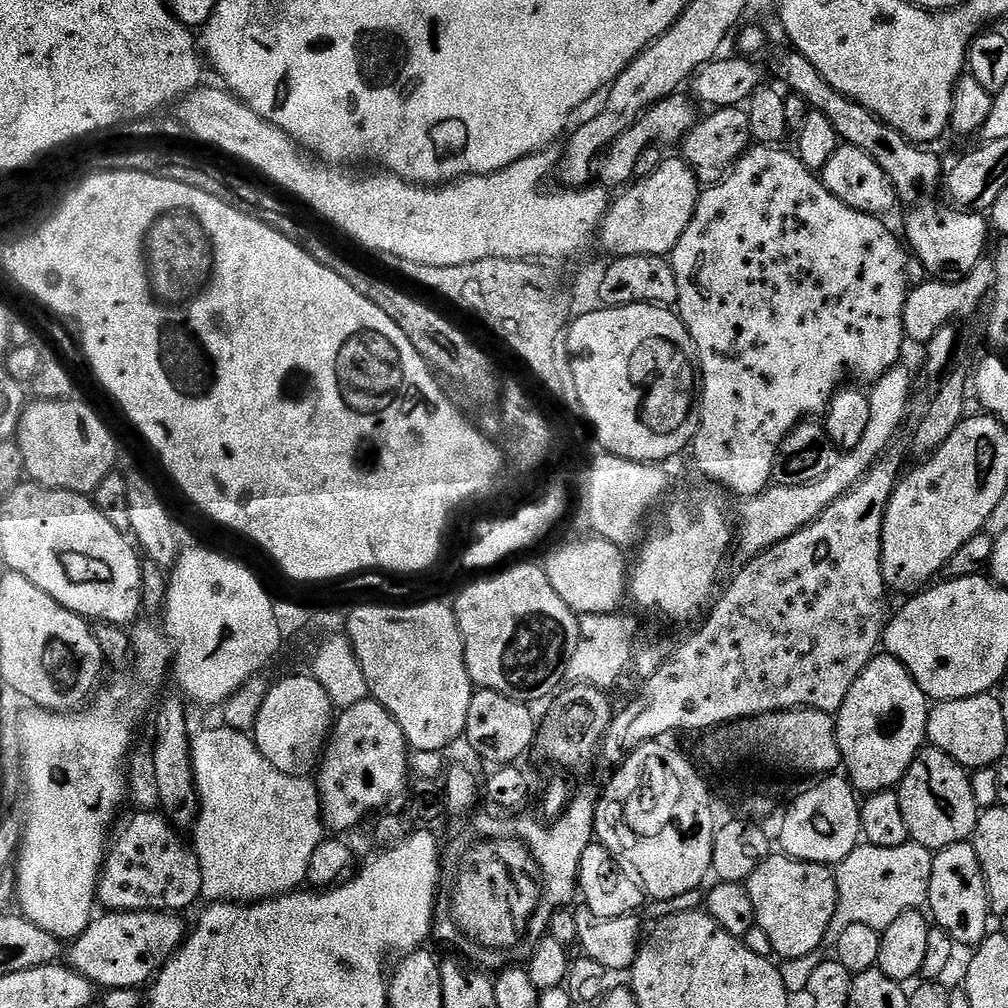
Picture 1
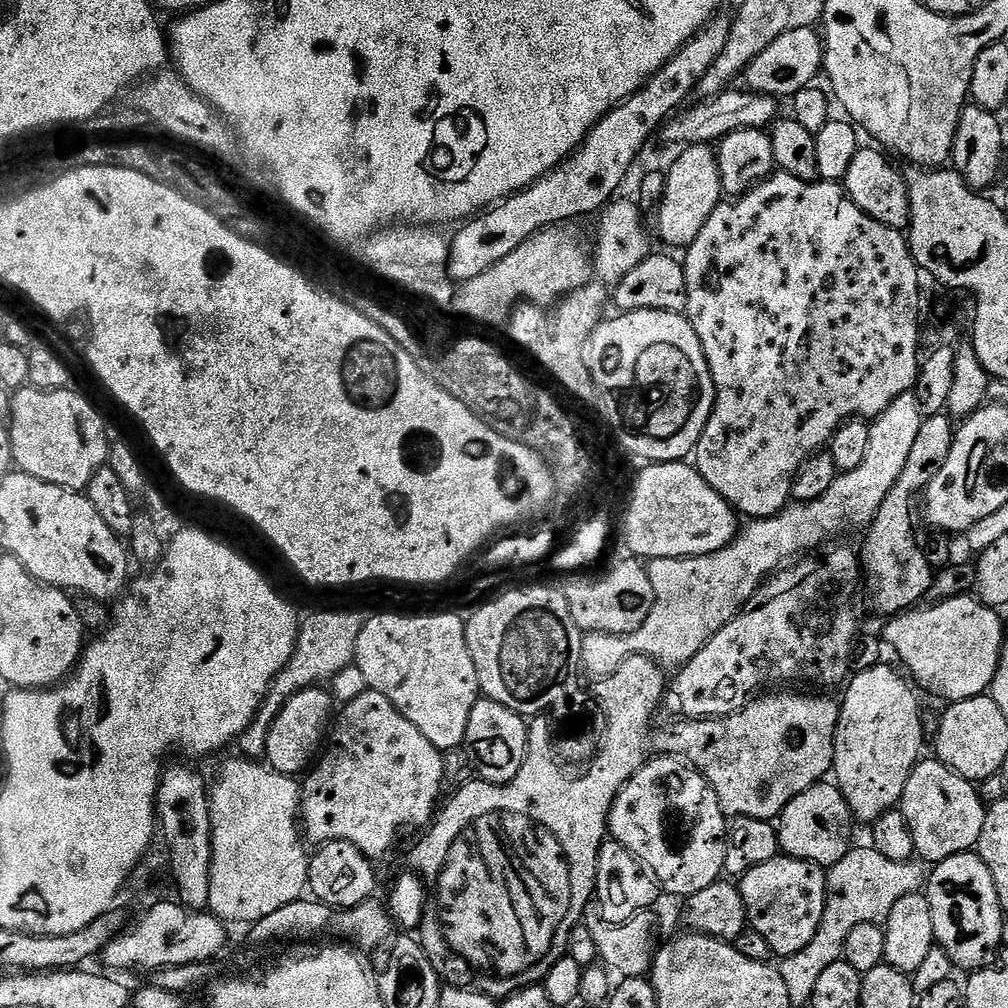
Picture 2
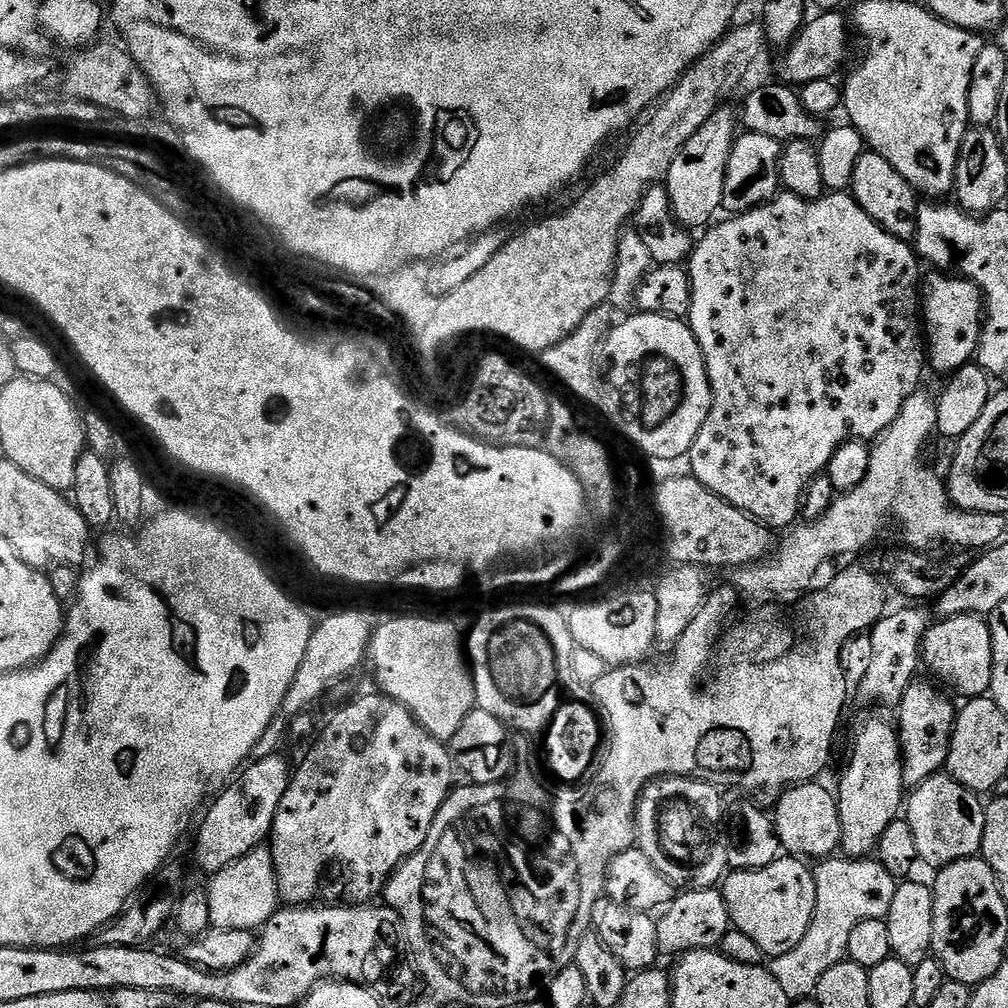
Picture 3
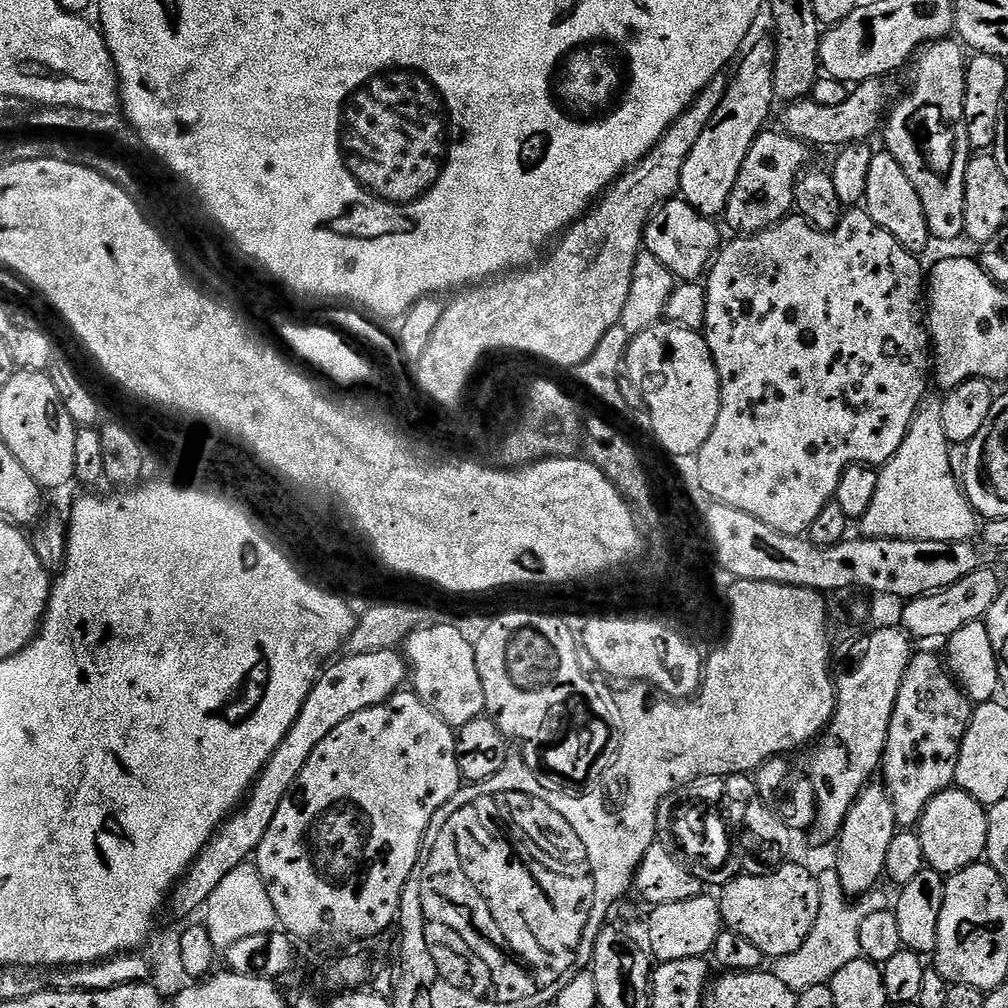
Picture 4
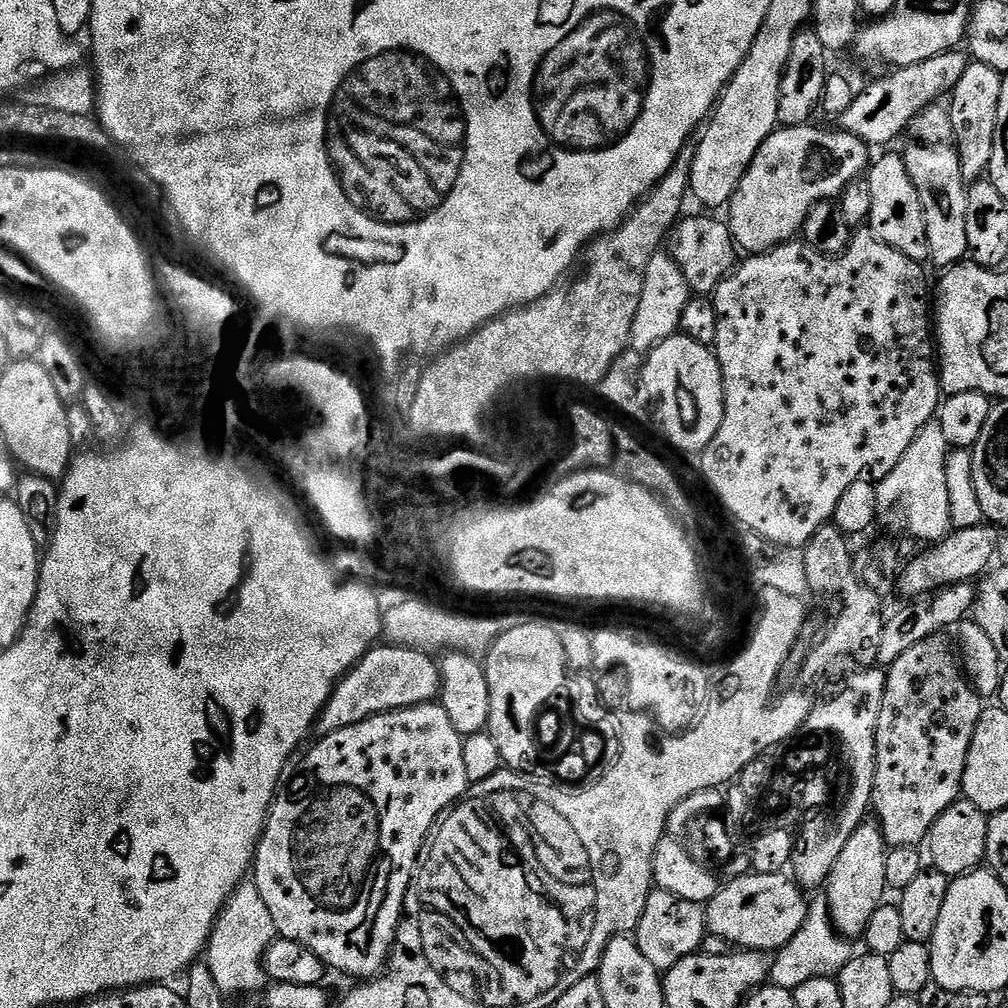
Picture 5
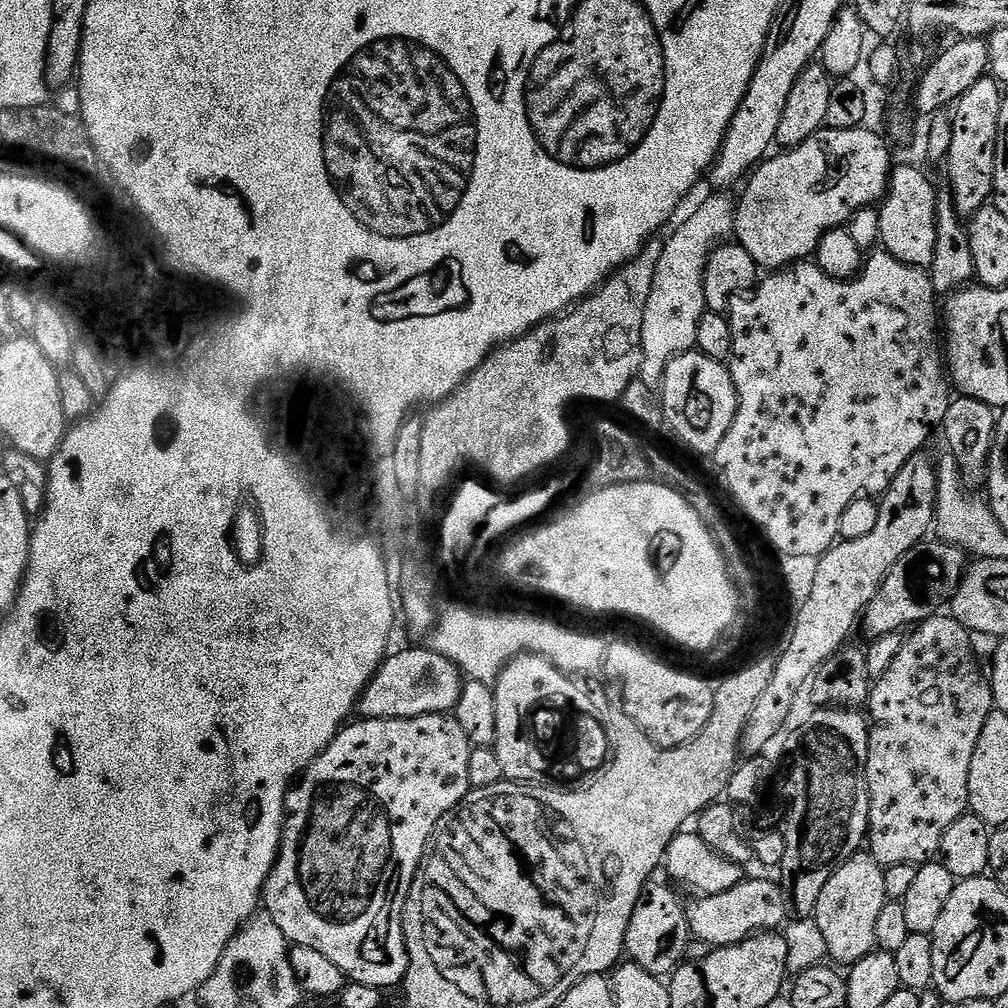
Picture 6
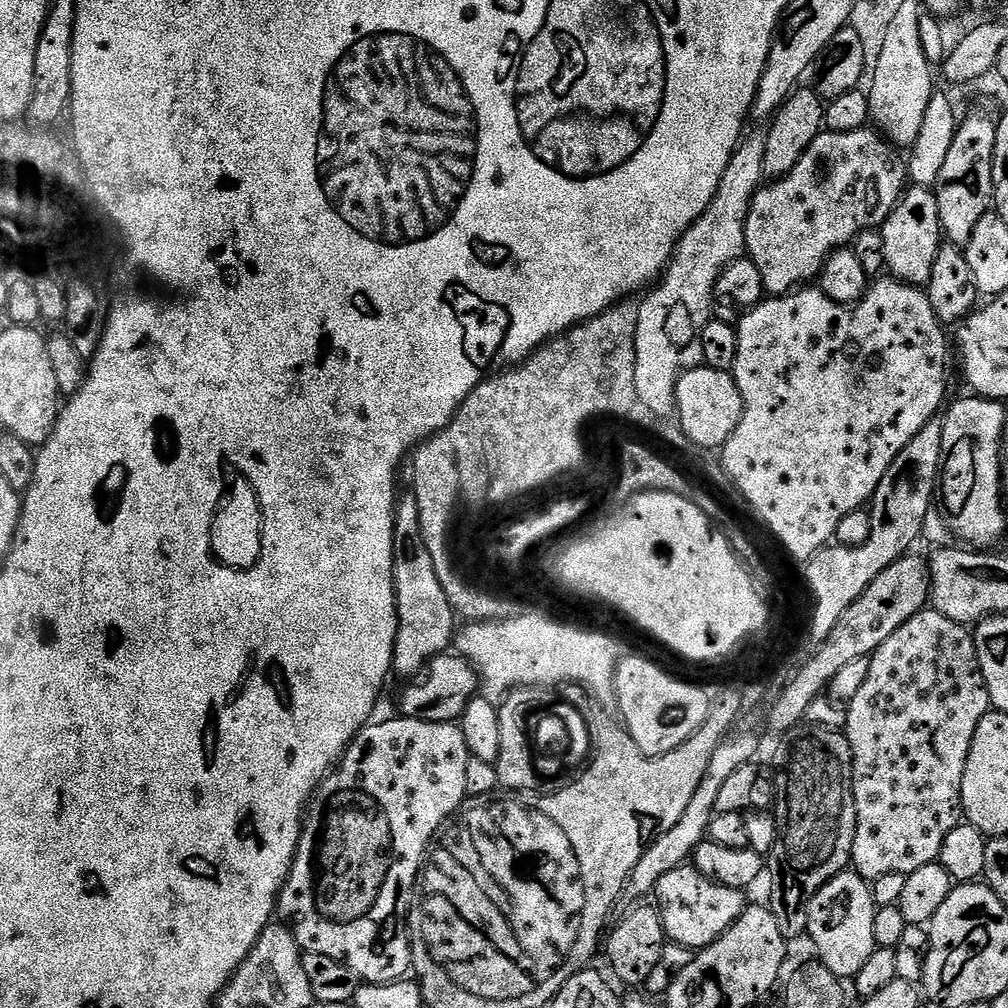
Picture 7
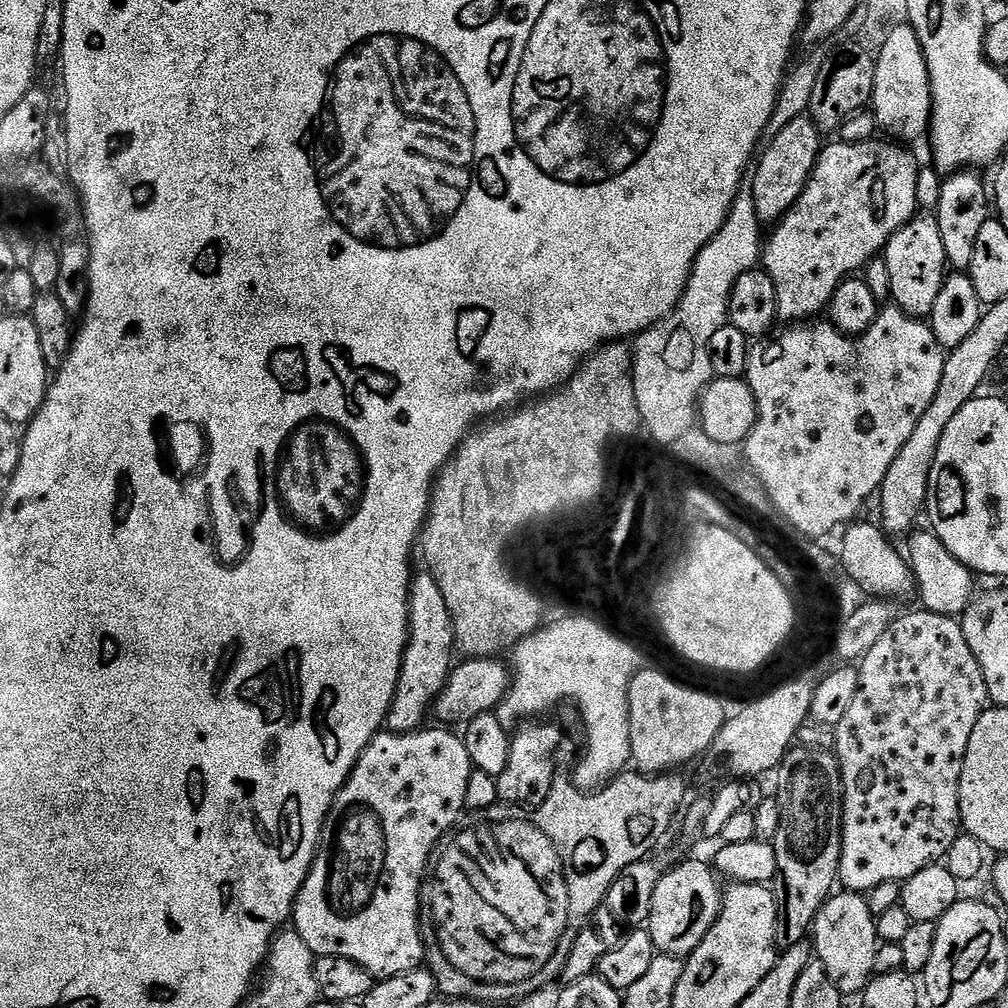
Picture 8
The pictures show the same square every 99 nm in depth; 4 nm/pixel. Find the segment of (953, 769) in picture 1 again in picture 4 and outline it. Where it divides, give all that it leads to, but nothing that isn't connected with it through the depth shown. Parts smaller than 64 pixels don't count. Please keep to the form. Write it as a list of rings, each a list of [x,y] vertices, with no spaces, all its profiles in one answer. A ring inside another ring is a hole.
[[[955,786],[939,792],[922,814],[918,835],[925,865],[938,873],[951,874],[979,864],[988,851],[988,814],[985,805]]]

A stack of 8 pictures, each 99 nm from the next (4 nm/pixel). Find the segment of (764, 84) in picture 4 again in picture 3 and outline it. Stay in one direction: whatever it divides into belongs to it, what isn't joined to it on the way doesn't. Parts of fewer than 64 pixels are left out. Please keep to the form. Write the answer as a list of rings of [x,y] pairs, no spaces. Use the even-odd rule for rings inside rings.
[[[721,106],[720,109],[686,142],[686,146],[674,158],[666,177],[666,187],[669,198],[672,199],[672,208],[684,228],[695,230],[703,229],[713,223],[712,215],[721,211],[724,203],[724,183],[726,182],[726,168],[730,162],[732,147],[738,135],[738,116]]]

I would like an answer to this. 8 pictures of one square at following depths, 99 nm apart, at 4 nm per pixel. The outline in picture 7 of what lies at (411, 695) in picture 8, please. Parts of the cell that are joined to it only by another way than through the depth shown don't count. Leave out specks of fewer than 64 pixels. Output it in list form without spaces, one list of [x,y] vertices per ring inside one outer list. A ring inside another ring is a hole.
[[[405,491],[396,506],[394,522],[394,586],[396,587],[396,613],[398,634],[394,642],[393,673],[398,677],[415,678],[436,656],[443,656],[453,647],[458,632],[457,613],[453,612],[438,582],[438,570],[434,570],[434,558],[426,550],[426,538],[422,538],[422,522],[418,514],[415,491]]]

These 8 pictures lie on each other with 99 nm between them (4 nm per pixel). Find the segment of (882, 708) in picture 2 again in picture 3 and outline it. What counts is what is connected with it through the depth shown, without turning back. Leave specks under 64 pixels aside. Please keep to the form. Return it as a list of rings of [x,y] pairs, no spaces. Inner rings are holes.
[[[864,716],[852,732],[852,753],[840,776],[840,848],[848,858],[868,858],[875,853],[886,826],[901,815],[906,804],[904,756],[900,753],[897,725],[884,716]]]

